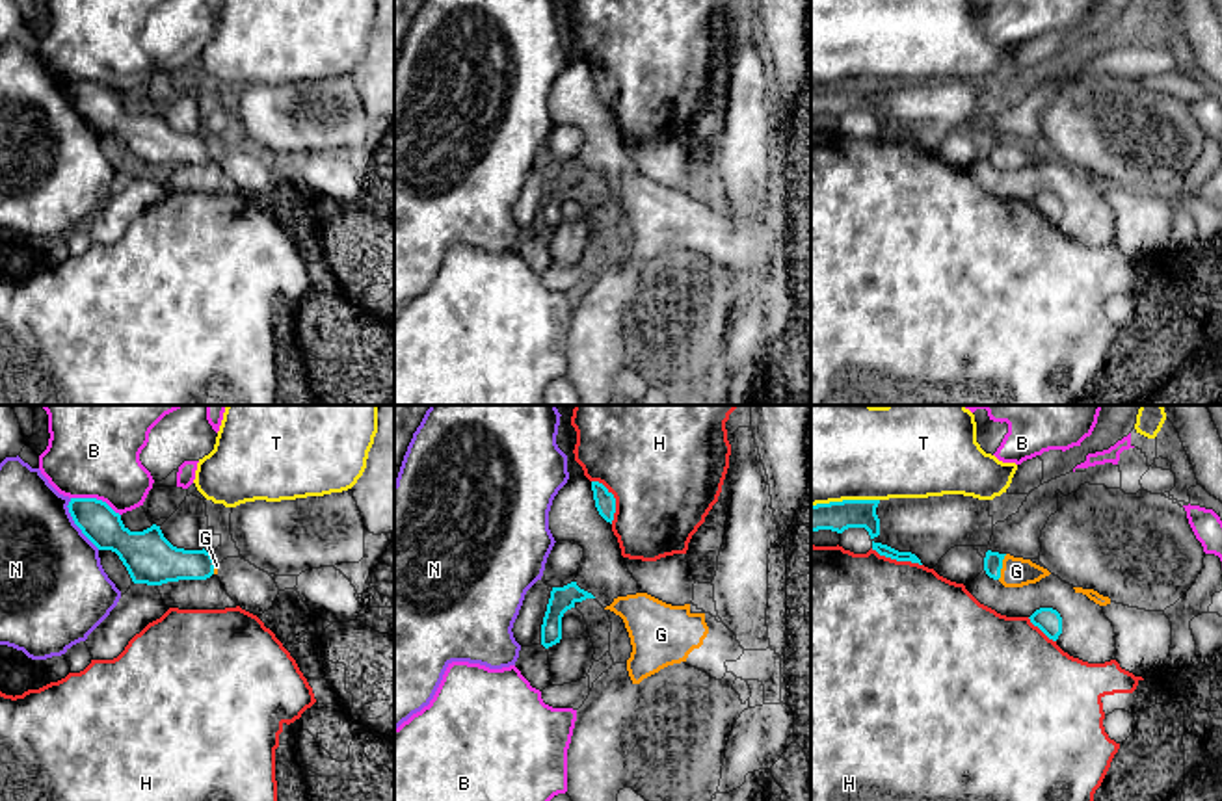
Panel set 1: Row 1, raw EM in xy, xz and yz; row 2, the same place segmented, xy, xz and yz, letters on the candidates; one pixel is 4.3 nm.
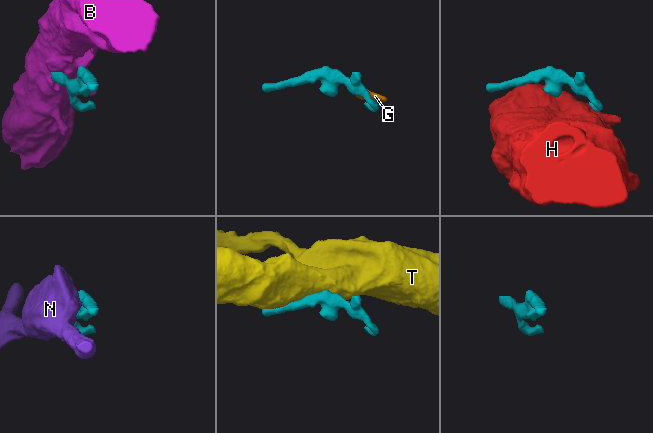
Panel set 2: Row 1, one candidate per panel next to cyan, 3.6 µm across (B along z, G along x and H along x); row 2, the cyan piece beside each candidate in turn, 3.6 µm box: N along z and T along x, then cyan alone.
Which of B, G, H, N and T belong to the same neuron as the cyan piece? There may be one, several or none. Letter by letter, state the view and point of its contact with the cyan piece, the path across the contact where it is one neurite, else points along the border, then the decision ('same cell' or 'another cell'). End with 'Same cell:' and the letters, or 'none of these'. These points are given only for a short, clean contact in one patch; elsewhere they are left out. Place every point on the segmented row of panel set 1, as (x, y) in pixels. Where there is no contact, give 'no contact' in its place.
B: xy (95, 498) | along xy (71, 497), (101, 498), (119, 515) | another cell
G: yz (1001, 567) | across yz (994, 560), (1001, 567), (1016, 571) | same cell
H: xz (614, 498) | another cell
N: xy (75, 523) | along xy (69, 498), (67, 512), (73, 523), (99, 549) | another cell
T: yz (845, 500) | another cell
Same cell: G

